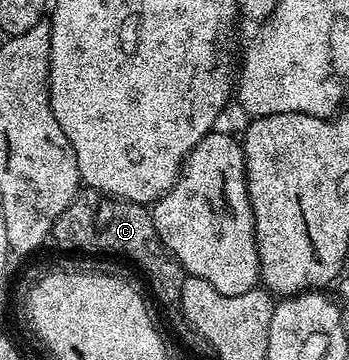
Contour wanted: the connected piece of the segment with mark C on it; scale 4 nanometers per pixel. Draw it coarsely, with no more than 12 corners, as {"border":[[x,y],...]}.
{"border":[[81,191],[51,239],[125,256],[179,309],[186,273],[145,205]]}

